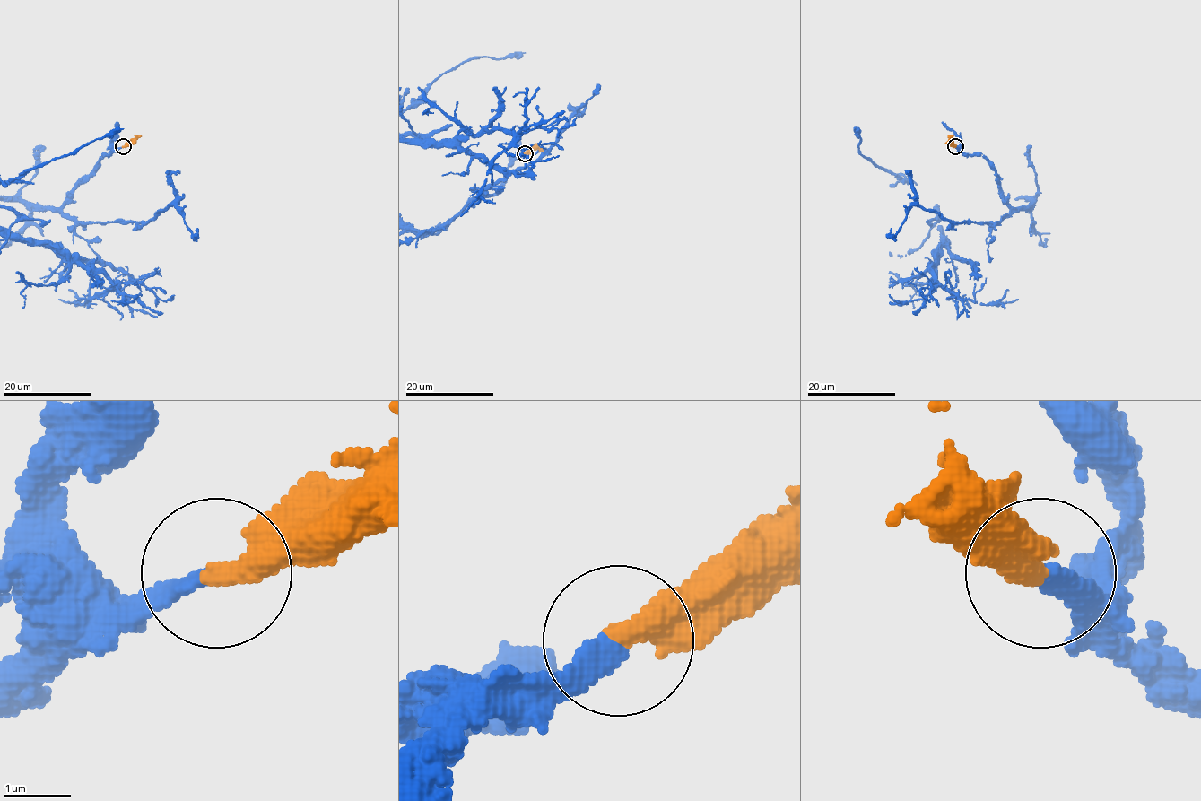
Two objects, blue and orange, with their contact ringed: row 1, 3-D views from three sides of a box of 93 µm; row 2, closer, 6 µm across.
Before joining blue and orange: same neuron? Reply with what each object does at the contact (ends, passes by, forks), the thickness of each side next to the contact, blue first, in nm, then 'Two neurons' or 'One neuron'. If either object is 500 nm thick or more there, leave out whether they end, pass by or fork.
At the ring blue ends. At the ring orange ends. Thickness 320 nm (blue) against 480 nm. One neuron

